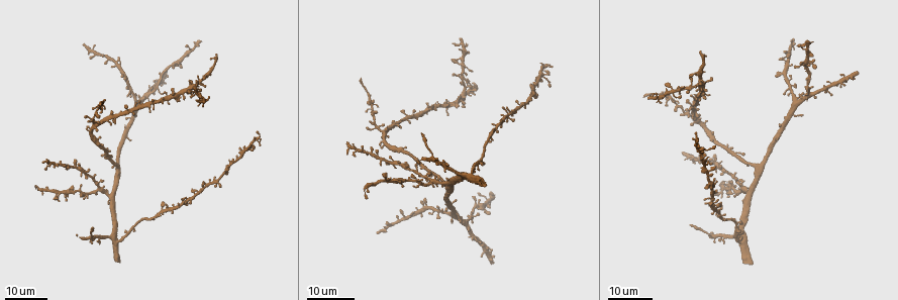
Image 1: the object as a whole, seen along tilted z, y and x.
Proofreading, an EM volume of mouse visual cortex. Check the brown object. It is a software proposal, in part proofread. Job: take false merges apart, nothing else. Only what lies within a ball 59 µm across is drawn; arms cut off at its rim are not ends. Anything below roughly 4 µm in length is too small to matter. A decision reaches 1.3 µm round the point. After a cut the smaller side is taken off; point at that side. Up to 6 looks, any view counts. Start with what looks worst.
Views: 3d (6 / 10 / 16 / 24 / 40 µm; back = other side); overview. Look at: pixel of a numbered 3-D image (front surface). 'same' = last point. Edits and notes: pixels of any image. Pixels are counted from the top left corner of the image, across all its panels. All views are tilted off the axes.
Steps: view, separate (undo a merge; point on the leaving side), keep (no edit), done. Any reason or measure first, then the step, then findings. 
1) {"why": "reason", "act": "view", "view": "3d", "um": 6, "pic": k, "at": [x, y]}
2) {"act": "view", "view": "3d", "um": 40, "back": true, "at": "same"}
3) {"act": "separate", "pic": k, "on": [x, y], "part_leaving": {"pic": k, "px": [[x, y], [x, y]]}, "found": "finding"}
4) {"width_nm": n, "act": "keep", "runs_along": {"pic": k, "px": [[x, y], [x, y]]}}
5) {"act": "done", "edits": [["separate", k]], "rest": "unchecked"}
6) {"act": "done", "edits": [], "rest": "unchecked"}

{"why": "four arms meet", "act": "view", "view": "3d", "um": 24, "pic": 1, "at": [97, 126]}

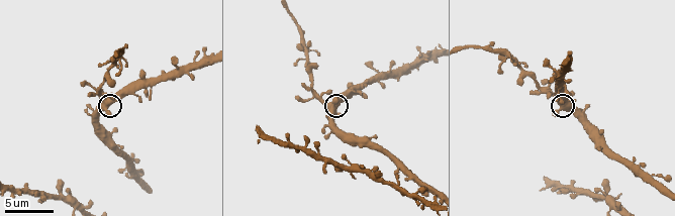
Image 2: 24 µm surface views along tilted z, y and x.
{"act": "view", "view": "3d", "um": 10, "pic": 2, "at": [329, 103]}

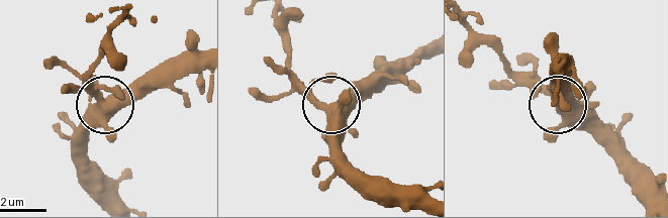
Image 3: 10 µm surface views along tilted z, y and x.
{"arms": 4, "act": "keep", "found": "continuous, no second neuron"}

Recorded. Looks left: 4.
{"why": "four or more arms meet", "act": "view", "view": "3d", "um": 16, "pic": 1, "at": [149, 92]}

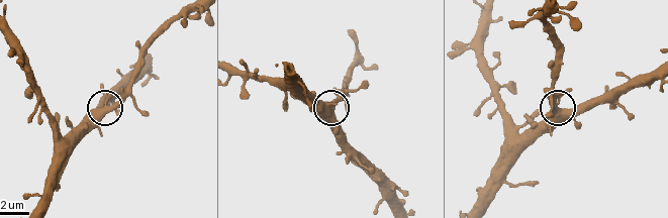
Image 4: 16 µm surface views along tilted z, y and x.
{"why": "closer look", "act": "view", "view": "3d", "um": 10, "pic": 4, "at": [561, 111]}

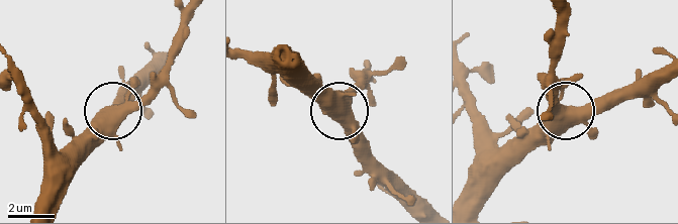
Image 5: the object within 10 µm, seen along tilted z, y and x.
{"arms": 5, "act": "keep", "found": "continuous, no second neuron"}

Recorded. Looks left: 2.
{"why": "four or more arms meet", "act": "view", "view": "3d", "um": 16, "pic": 1, "at": [464, 94]}

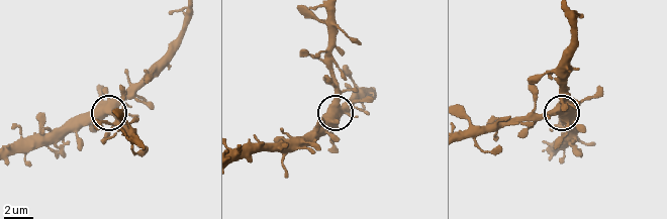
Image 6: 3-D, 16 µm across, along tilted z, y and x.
{"act": "view", "view": "3d", "um": 10, "pic": 6, "at": [558, 105]}

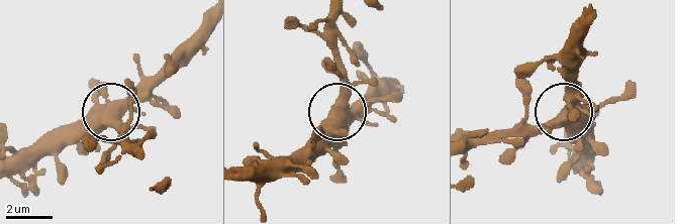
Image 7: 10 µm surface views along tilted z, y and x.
{"act": "keep", "found": "all the same neuron"}

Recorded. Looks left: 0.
{"act": "done", "edits": [], "rest": "unchecked"}

